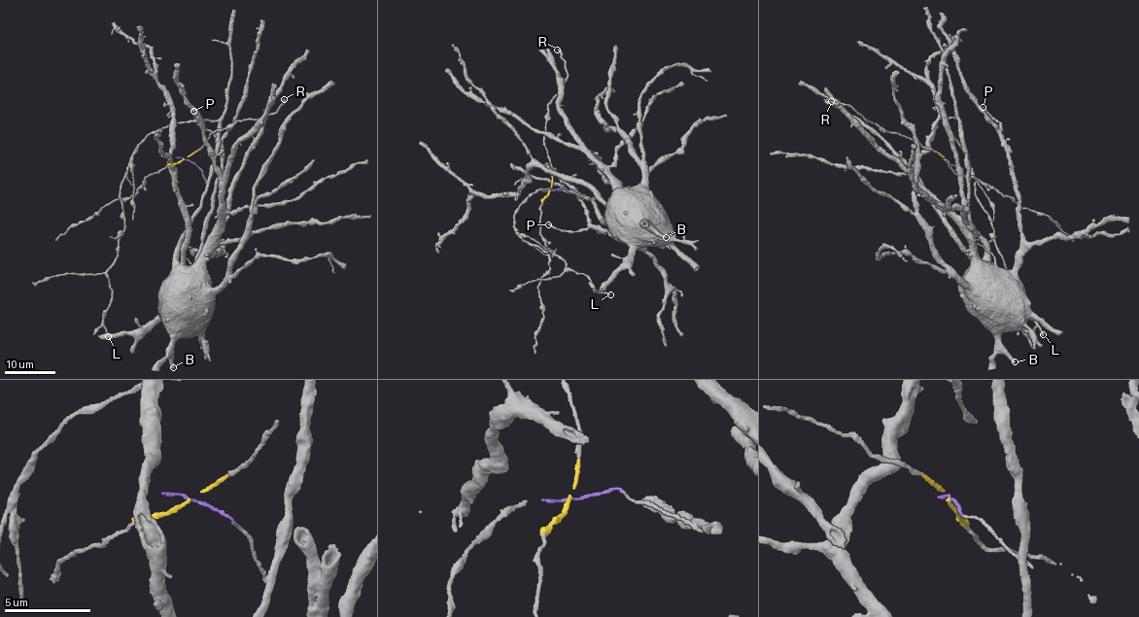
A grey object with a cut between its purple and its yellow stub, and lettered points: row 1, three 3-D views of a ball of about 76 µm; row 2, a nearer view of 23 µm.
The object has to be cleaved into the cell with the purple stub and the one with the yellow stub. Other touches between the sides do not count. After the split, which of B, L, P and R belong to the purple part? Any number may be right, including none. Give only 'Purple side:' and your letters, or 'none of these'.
Purple side: B, L, P

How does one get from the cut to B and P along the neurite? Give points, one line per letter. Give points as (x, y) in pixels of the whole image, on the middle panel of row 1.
B: (549, 190), (566, 188), (595, 198), (594, 203), (602, 219), (609, 222), (608, 227), (646, 225), (666, 237)
P: (549, 190), (595, 198), (604, 219), (627, 222), (636, 238), (627, 244), (606, 230), (563, 231), (548, 223)

